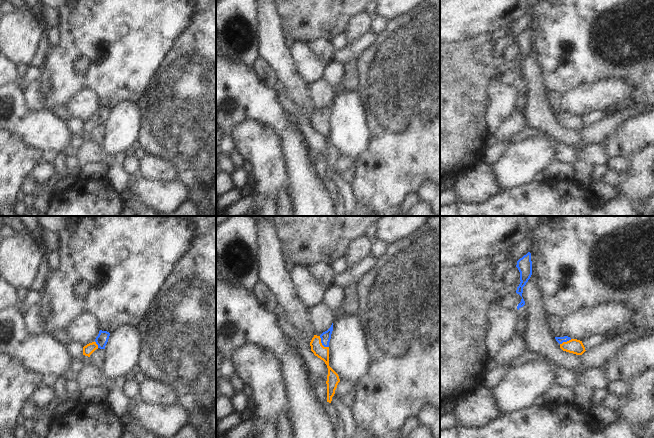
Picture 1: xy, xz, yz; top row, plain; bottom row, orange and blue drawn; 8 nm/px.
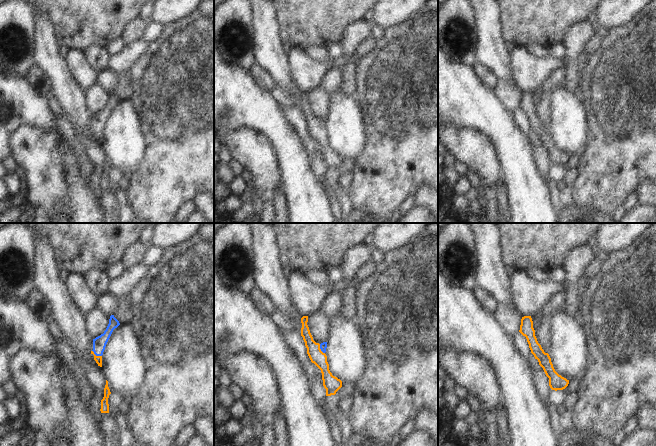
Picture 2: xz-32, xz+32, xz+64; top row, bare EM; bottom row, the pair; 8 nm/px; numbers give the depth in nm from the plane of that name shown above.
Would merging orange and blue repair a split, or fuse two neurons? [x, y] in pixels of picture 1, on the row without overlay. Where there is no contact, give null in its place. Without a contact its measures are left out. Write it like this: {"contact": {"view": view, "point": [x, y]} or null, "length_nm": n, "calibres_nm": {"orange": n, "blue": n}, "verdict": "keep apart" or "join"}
{"contact": {"view": "xz", "point": [321, 119]}, "length_nm": 120, "calibres_nm": {"orange": 100, "blue": 80}, "verdict": "join"}

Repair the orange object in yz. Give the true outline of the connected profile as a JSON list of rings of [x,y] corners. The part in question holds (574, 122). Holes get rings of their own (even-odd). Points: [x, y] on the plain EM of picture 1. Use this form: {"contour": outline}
{"contour": [[[568,112],[555,113],[555,115],[560,120],[560,124],[563,127],[576,131],[582,131],[586,127],[582,117],[580,116],[571,115]]]}

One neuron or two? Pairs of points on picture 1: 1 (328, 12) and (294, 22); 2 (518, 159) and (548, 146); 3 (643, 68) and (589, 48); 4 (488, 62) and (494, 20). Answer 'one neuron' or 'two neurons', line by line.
1: one neuron
2: one neuron
3: one neuron
4: two neurons

